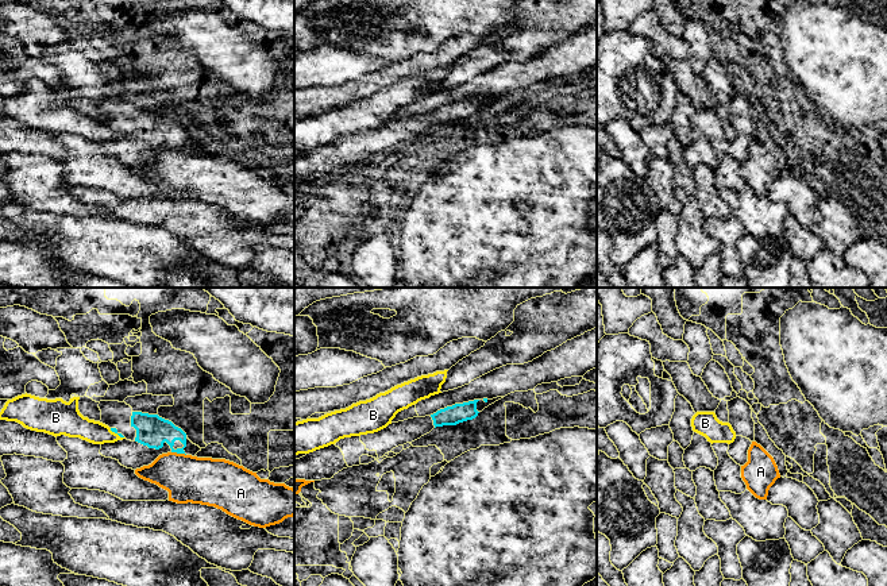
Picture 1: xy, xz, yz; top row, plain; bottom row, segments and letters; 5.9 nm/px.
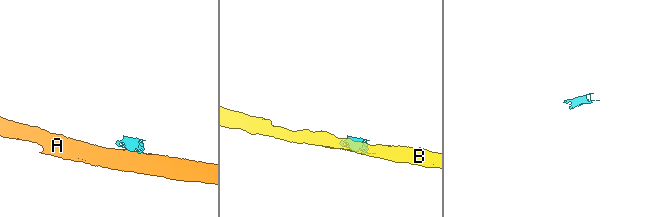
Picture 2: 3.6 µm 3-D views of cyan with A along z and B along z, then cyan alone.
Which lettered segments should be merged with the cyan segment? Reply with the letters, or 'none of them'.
none of them

